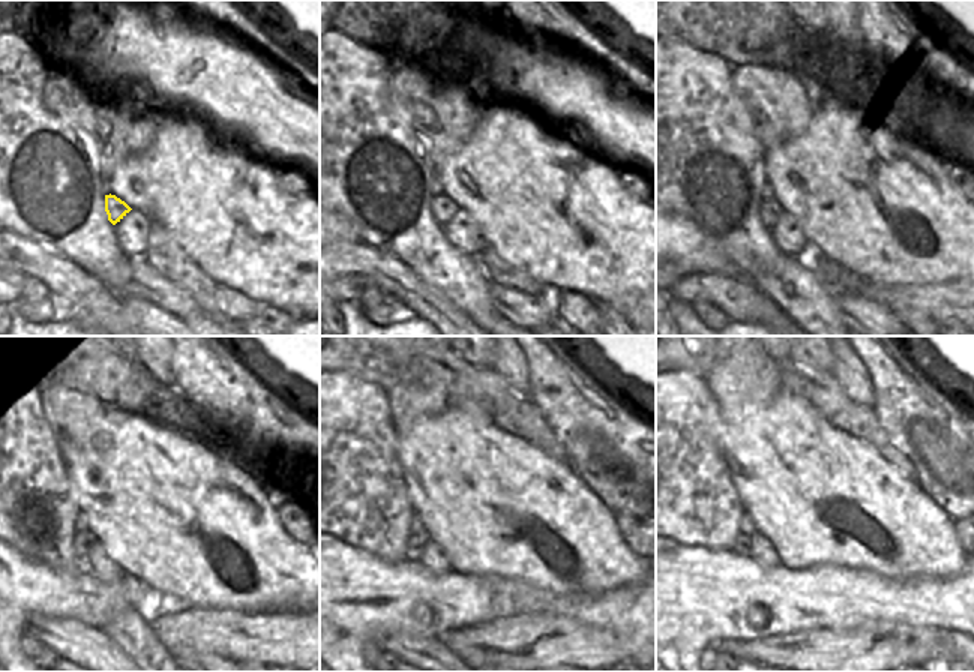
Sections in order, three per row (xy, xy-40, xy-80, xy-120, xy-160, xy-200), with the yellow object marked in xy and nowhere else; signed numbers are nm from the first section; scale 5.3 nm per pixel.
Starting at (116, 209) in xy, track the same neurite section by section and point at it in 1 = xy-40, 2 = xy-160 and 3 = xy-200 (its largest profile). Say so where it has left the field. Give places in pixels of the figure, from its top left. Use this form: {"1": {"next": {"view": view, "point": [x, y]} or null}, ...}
{"1": {"next": {"view": "xy-40", "point": [443, 207]}}, "2": {"next": {"view": "xy-160", "point": [416, 542]}}, "3": {"next": {"view": "xy-200", "point": [742, 546]}}}

